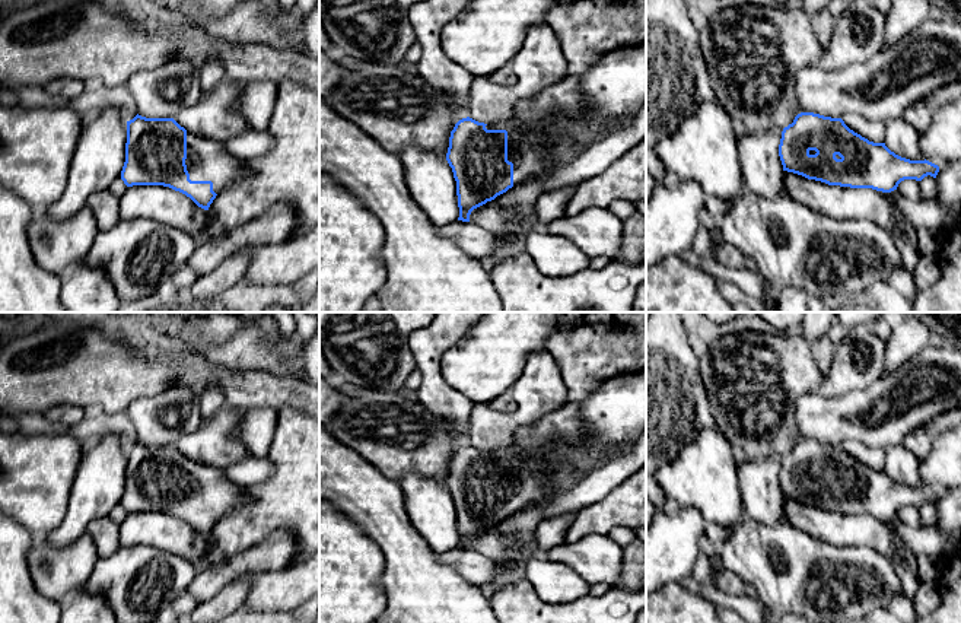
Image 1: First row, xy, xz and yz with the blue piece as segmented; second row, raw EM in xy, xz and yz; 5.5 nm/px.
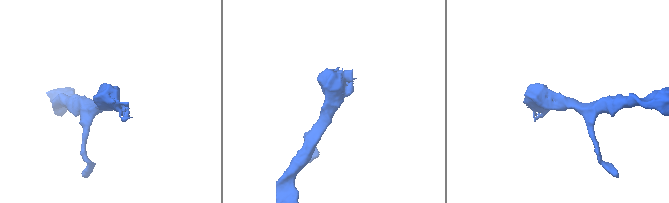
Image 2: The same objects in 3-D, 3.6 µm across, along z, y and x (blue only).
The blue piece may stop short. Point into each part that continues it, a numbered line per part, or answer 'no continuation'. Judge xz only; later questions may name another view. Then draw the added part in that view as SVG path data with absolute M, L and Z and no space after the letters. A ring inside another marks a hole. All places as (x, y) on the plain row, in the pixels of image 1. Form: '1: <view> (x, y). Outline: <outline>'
1: xz (525, 474). Outline: M513 445L487 451L486 455L507 458L507 487L513 490L513 514L547 496L548 480L541 460L522 455Z

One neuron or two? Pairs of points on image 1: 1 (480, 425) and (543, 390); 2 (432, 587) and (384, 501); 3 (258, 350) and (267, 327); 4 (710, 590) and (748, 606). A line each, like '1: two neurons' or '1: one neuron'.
1: one neuron
2: one neuron
3: two neurons
4: one neuron

